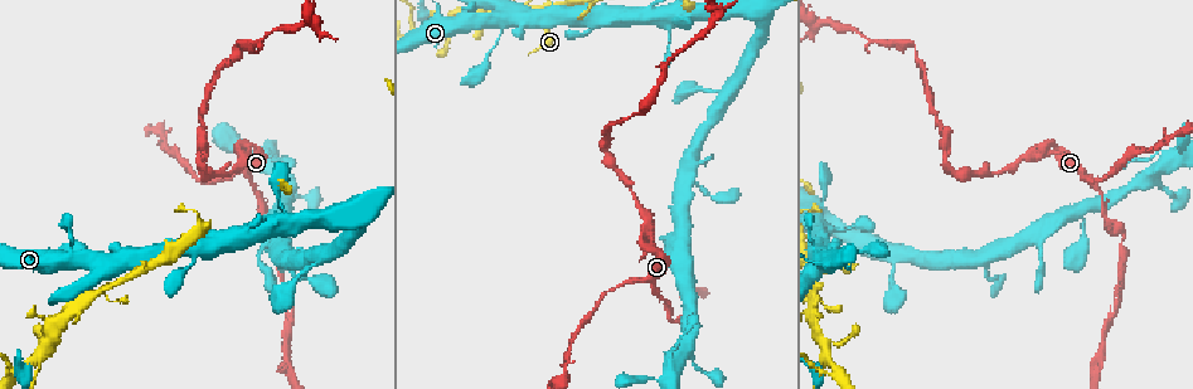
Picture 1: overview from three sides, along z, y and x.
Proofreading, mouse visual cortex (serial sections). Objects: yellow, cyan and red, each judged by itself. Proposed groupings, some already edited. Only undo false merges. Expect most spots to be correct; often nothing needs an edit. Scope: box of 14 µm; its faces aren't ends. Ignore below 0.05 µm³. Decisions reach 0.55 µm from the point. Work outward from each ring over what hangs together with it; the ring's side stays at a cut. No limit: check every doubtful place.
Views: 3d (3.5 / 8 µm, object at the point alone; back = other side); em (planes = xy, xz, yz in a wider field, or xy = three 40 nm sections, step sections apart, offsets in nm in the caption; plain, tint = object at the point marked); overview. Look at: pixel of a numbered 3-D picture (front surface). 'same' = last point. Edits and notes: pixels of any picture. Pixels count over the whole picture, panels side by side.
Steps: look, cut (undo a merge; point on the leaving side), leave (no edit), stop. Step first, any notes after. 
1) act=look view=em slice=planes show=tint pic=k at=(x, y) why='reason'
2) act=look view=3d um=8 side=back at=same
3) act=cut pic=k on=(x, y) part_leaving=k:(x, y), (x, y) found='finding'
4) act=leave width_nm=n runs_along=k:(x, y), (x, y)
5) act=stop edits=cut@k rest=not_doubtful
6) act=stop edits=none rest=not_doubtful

act=look view=3d um=8 pic=1 at=(245, 143) why='sharp bend'

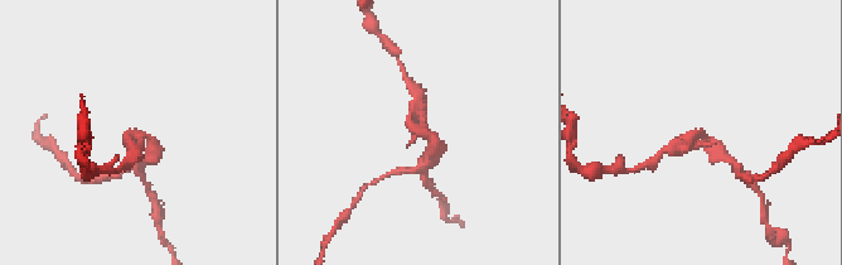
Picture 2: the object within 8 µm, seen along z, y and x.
act=look view=em slice=xy step=3 show=tint pic=2 at=(134, 136)

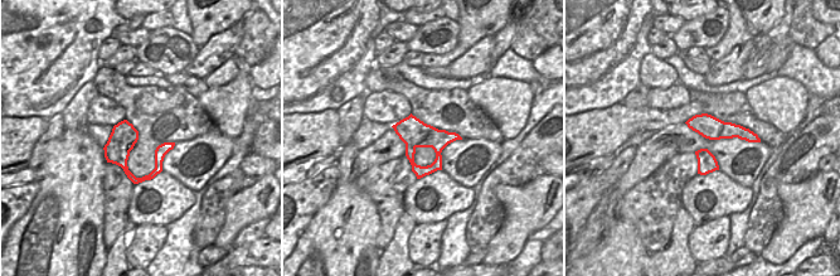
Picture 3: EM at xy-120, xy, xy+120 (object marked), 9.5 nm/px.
act=leave runs_along=3:(690, 122), (737, 130), (754, 139) found='continuous, no second cell'

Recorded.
act=look view=3d um=3.5 pic=1 at=(11, 376)

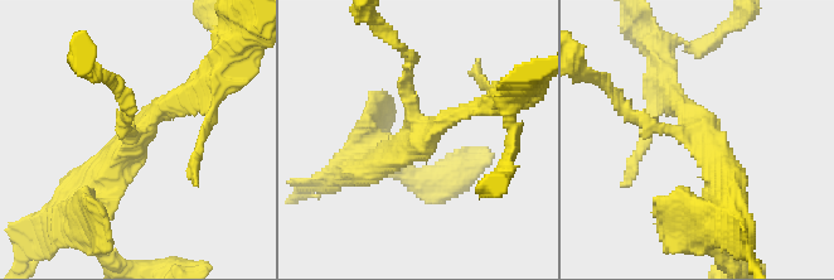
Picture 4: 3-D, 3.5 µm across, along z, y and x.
act=look view=em slice=xy step=3 show=tint pic=4 at=(688, 128) arms=3 arm_widths_nm=150,200,350

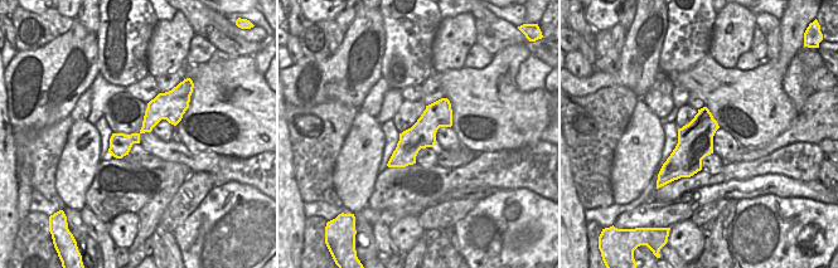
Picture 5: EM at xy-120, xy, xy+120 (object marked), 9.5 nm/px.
act=leave found='all the same cell'

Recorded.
act=look view=3d um=3.5 pic=1 at=(820, 27) why='three arms meet'

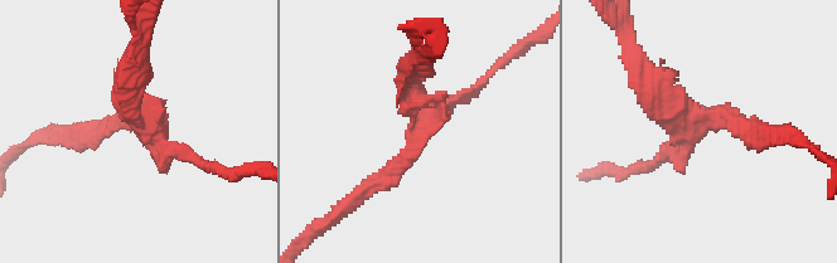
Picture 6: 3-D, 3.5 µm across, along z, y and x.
act=look view=em slice=xy step=2 show=tint pic=6 at=(424, 121) arms=3 arm_widths_nm=150,200,250

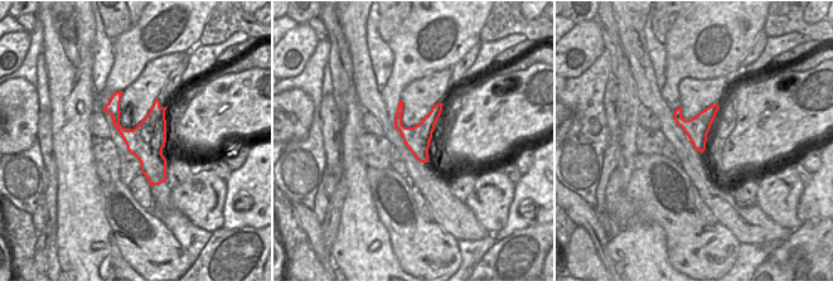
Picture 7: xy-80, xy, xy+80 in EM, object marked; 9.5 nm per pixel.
act=leave runs_along=6:(751, 127), (673, 127), (642, 77) found='all the same cell'

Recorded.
act=stop edits=none rest=not_doubtful

